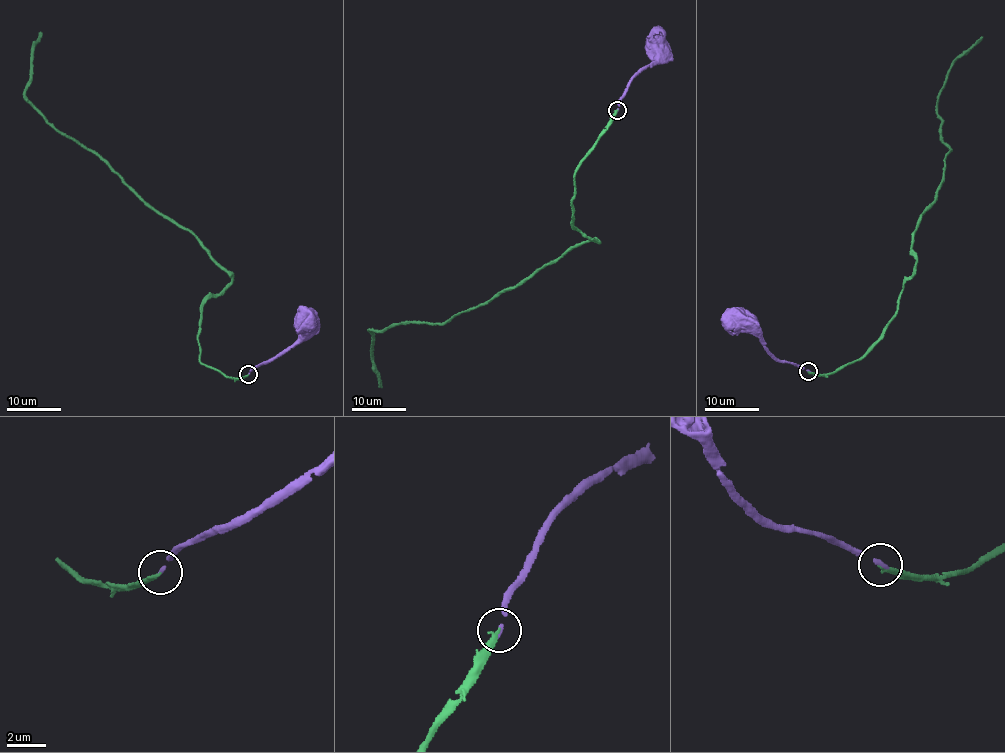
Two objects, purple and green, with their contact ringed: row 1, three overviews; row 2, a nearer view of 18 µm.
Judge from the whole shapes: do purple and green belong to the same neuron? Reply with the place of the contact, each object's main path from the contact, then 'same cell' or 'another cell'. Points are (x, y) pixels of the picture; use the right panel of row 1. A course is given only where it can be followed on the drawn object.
place (808, 371); course purple (808, 371), (775, 360), (758, 334), (749, 332), (741, 321); course green (808, 371), (862, 357), (895, 313), (950, 151), (937, 102), (950, 65), (982, 36); same cell

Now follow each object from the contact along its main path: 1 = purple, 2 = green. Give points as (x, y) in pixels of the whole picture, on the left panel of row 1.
1: (248, 375), (258, 364), (273, 361), (310, 328), (305, 322)
2: (248, 375), (230, 378), (199, 354), (201, 308), (230, 275), (27, 98), (40, 32)

